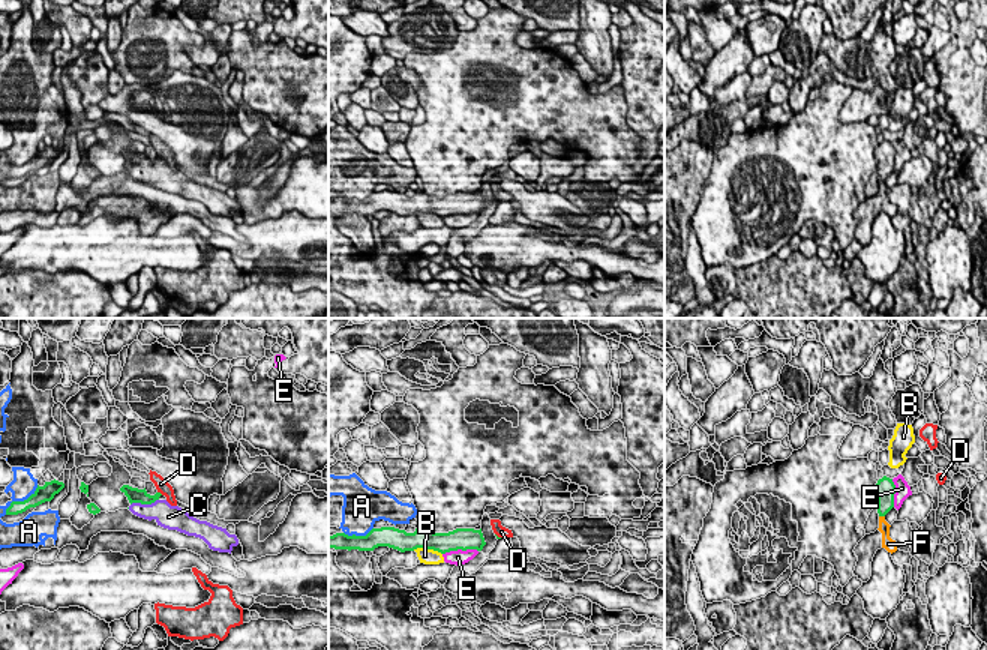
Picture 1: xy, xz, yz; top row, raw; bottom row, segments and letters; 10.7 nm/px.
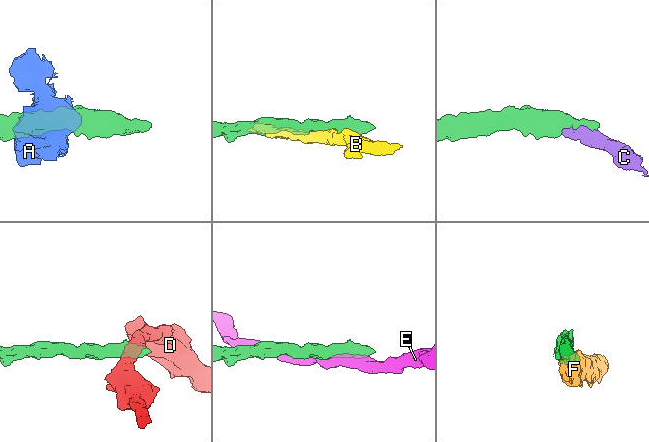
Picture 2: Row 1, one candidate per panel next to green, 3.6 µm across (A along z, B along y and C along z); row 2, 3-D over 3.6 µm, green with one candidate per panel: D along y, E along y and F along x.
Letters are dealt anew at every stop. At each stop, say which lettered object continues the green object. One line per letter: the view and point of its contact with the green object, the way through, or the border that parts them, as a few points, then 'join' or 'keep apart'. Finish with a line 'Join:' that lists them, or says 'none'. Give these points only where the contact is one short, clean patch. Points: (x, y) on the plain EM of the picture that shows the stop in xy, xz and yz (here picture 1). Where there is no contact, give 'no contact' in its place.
A: xy (20, 165) | keep apart
B: xz (428, 212) | keep apart
C: xy (144, 167) | join
D: xy (159, 156) | along xy (158, 155), (162, 158) | keep apart
E: xz (459, 212) | keep apart
F: yz (882, 179) | keep apart
Join: C

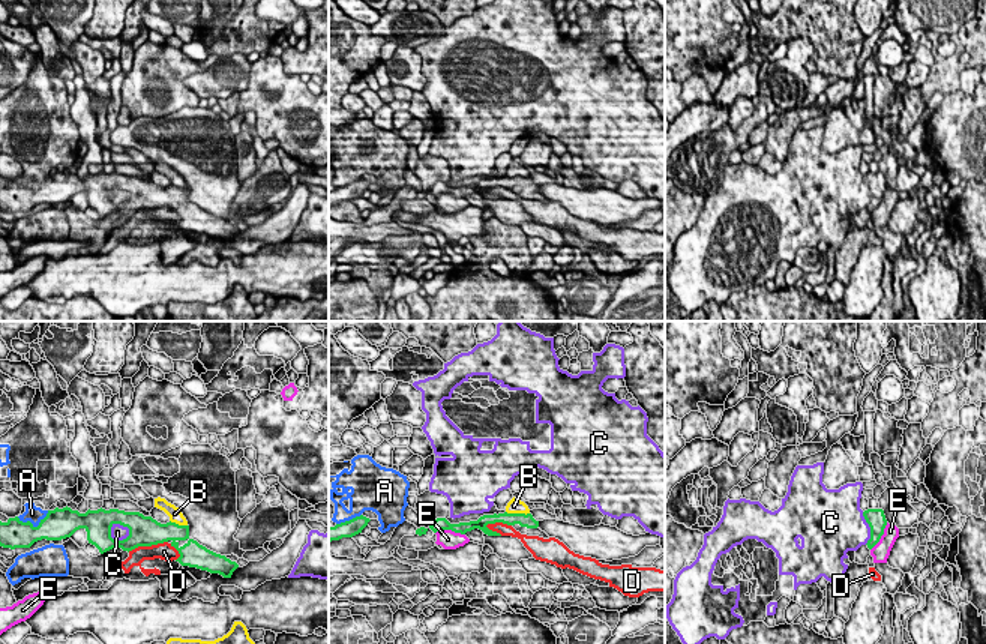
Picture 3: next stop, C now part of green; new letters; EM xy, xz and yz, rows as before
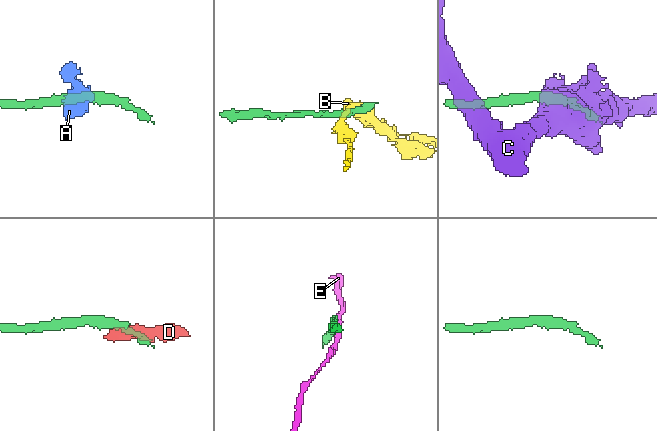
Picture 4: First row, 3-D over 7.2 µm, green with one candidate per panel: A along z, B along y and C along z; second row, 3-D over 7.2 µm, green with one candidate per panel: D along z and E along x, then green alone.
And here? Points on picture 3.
A: xy (32, 189) | keep apart
B: xz (518, 177) | keep apart
C: xy (122, 188) | keep apart
D: xz (497, 185) | keep apart
E: xz (450, 192) | keep apart
Join: none

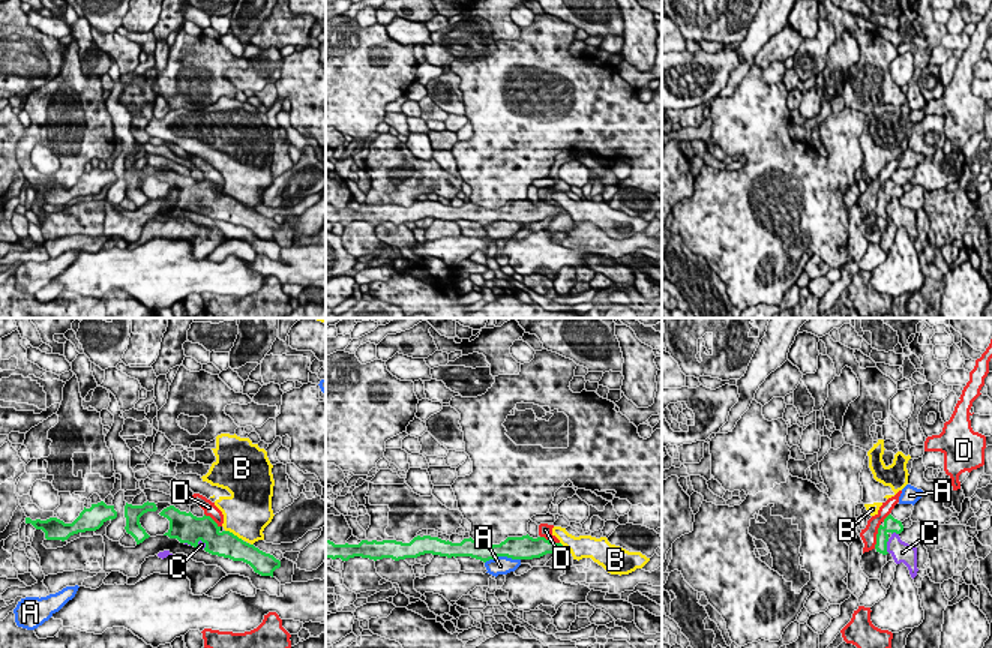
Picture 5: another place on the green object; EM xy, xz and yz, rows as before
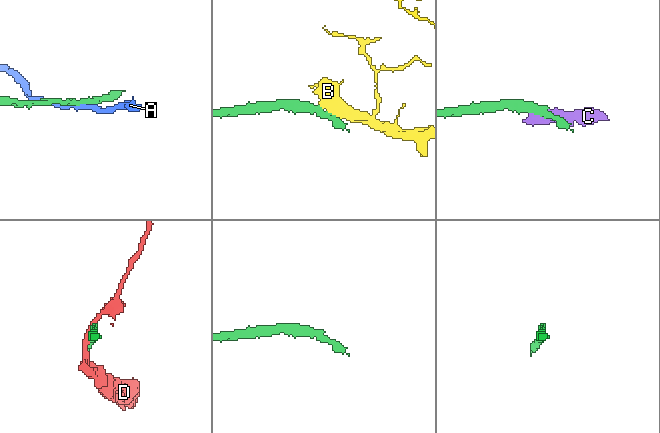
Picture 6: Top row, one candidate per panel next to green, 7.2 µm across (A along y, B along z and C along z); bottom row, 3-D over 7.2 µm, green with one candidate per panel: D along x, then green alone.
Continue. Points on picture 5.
A: xz (502, 219) | keep apart
B: xy (233, 198) | along xy (225, 194), (242, 204) | keep apart
C: yz (886, 210) | keep apart
D: yz (877, 200) | keep apart
Join: none

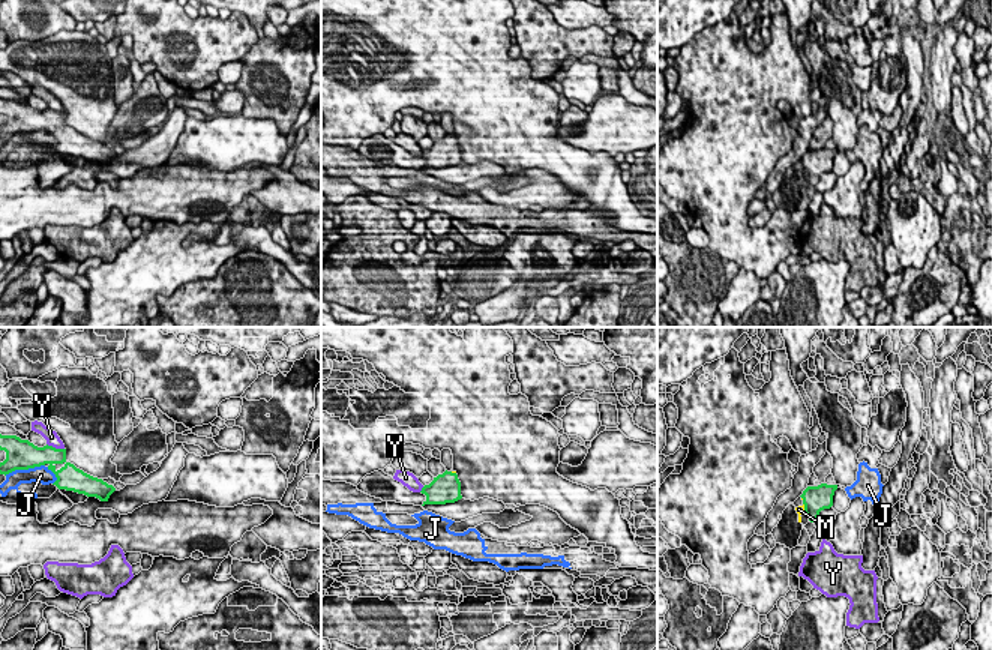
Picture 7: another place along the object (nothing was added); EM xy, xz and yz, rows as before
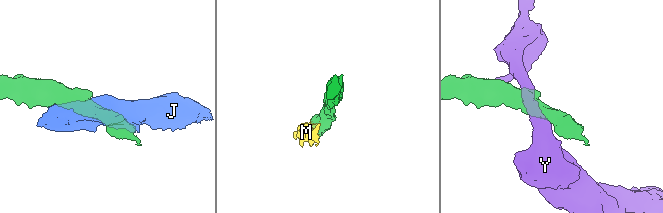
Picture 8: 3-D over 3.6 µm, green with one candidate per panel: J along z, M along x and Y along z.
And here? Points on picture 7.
J: xy (24, 132) | keep apart
M: yz (805, 171) | join
Y: xy (54, 111) | keep apart
Join: M

